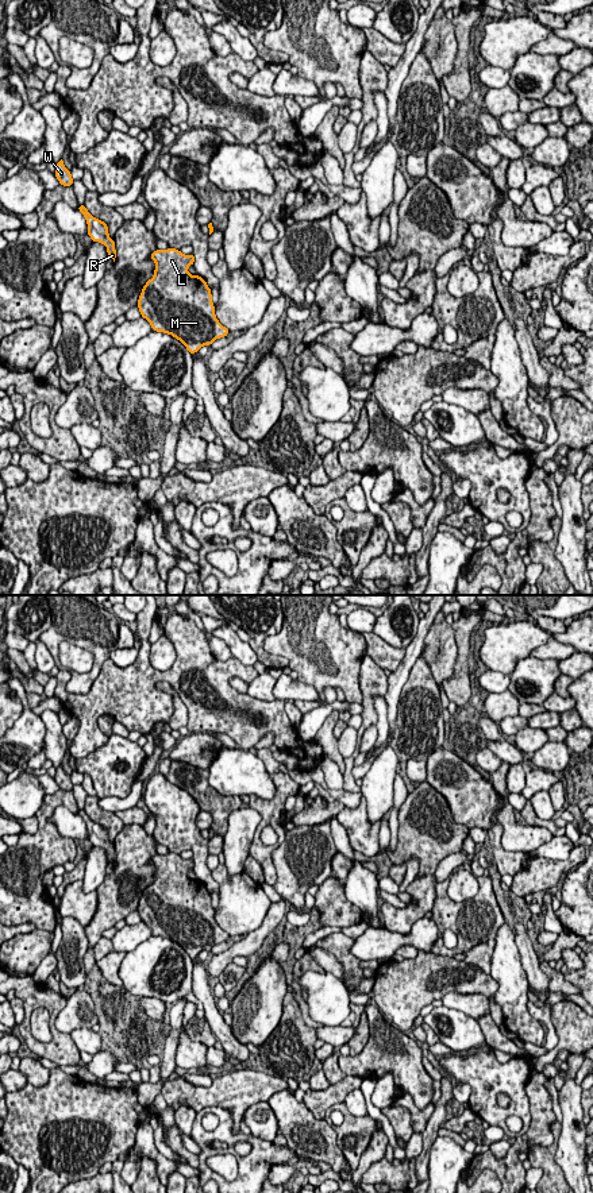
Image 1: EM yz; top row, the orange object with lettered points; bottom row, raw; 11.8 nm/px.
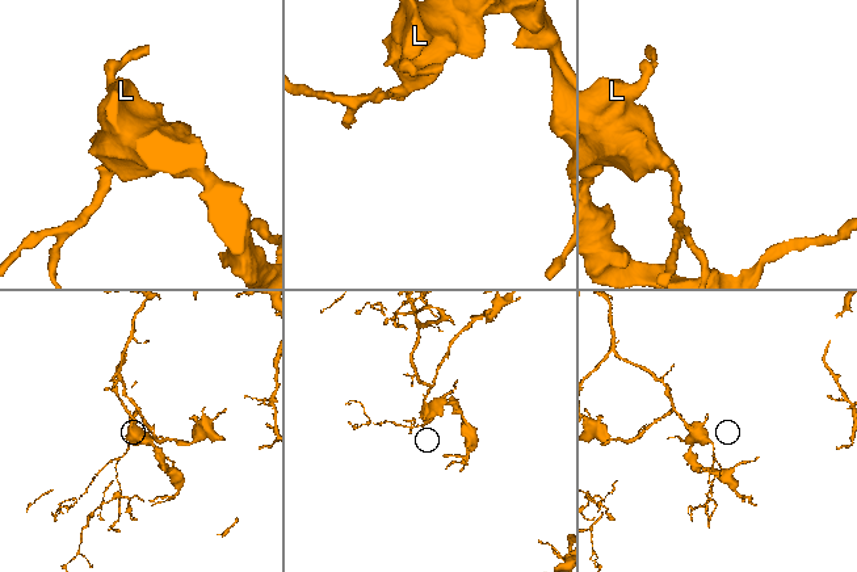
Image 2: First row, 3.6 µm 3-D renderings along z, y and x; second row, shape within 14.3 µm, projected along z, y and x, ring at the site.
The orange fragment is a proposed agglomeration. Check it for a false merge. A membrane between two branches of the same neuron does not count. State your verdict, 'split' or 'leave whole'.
leave whole

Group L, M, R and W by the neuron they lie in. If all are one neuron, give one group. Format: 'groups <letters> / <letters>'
groups L M R W

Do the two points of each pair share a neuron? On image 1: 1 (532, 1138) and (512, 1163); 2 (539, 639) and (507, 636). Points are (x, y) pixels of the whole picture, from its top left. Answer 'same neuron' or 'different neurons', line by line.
1: same neuron
2: same neuron

